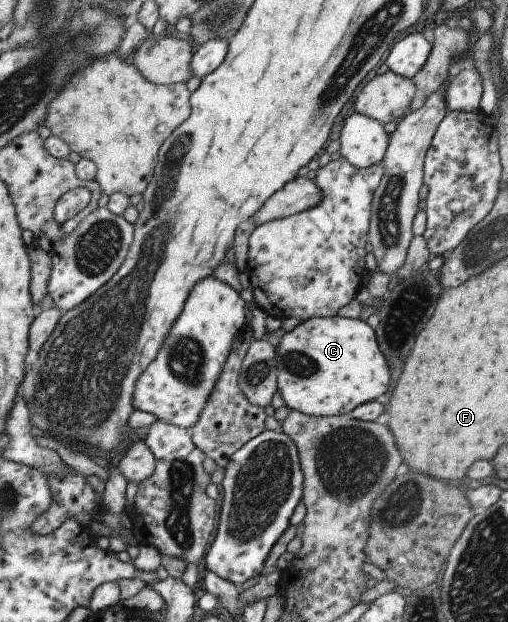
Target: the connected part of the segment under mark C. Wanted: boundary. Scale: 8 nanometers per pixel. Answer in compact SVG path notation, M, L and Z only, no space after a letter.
M341 316L307 318L285 332L275 347L277 391L288 410L312 416L347 415L354 407L377 399L389 389L389 367L377 349L374 329L365 320Z

